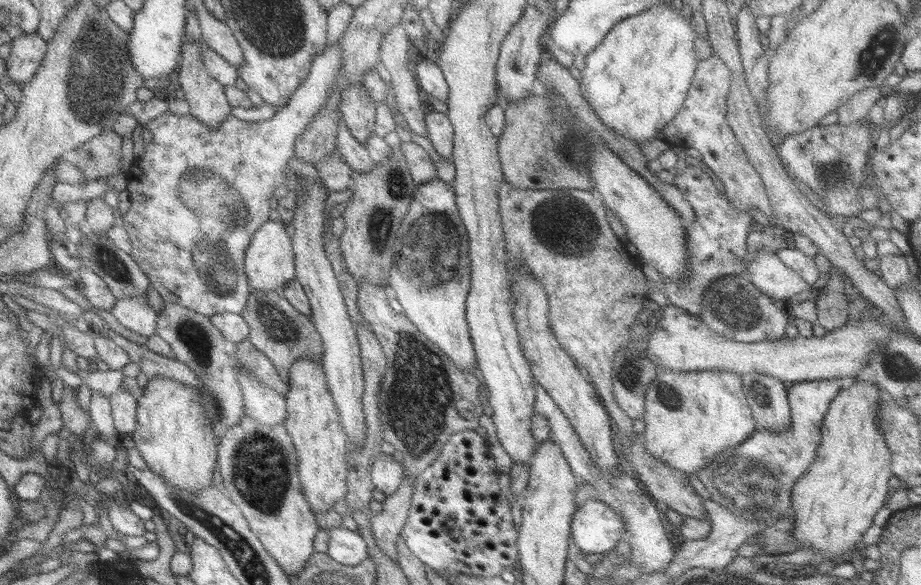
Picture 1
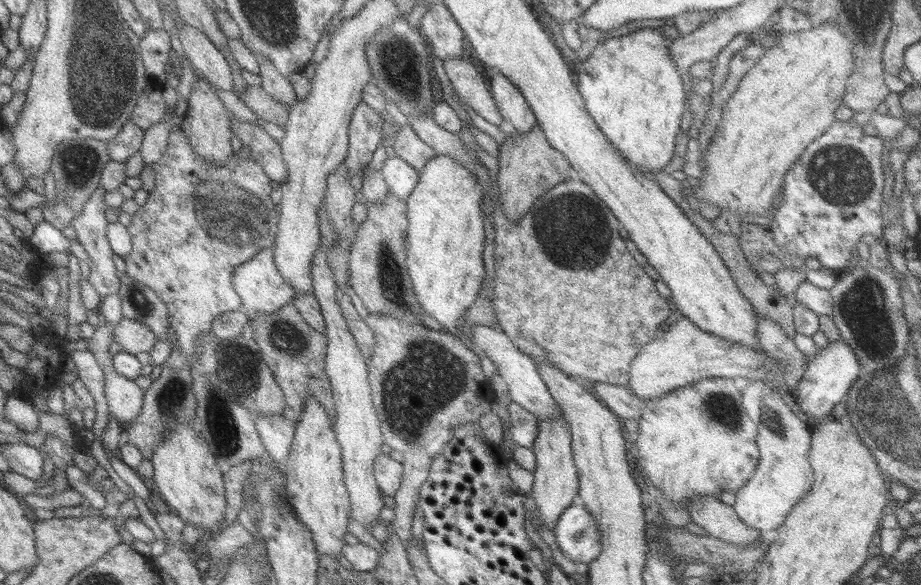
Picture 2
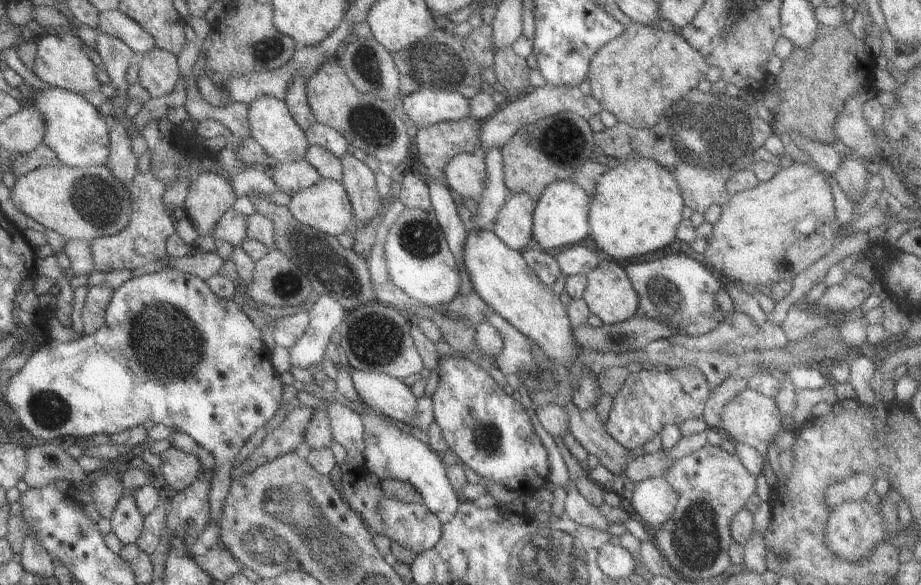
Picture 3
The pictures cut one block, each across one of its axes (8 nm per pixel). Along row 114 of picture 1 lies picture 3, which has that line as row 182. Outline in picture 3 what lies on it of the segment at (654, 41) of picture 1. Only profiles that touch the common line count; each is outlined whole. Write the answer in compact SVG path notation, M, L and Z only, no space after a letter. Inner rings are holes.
M621 159L620 165L597 180L589 223L591 237L604 257L628 260L672 244L685 204L681 190L666 167L652 159Z

